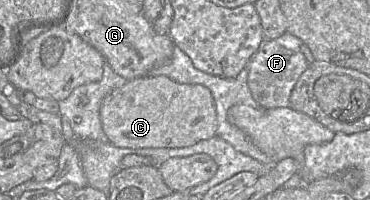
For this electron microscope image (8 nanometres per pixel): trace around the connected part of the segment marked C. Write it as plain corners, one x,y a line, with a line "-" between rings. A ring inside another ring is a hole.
165,75
143,76
132,80
107,95
100,107
102,129
108,141
120,148
180,148
208,140
216,135
217,117
213,97
201,84
182,84

